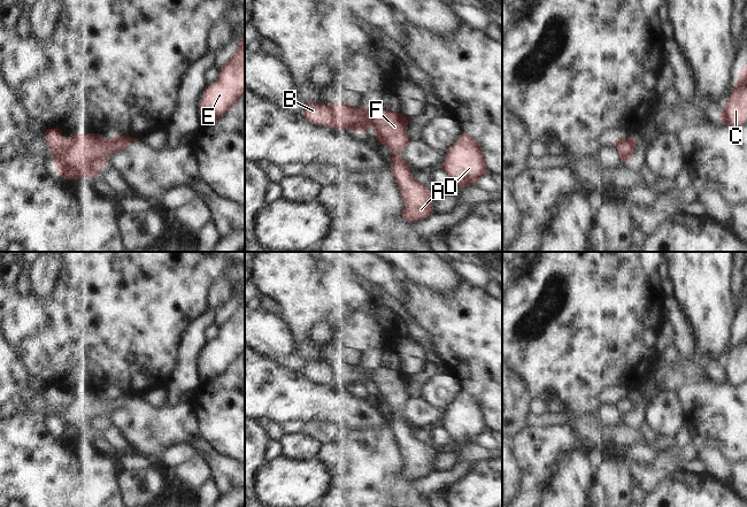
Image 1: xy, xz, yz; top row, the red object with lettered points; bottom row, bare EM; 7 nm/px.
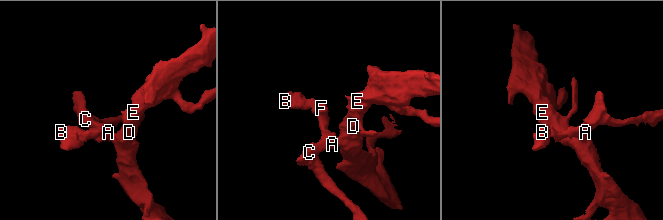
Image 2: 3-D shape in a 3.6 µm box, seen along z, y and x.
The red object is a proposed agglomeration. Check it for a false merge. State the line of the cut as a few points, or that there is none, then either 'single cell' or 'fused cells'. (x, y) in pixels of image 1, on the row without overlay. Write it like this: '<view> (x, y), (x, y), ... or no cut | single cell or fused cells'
no cut | single cell

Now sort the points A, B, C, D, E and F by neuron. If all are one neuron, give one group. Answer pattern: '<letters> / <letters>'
A B C D E F

